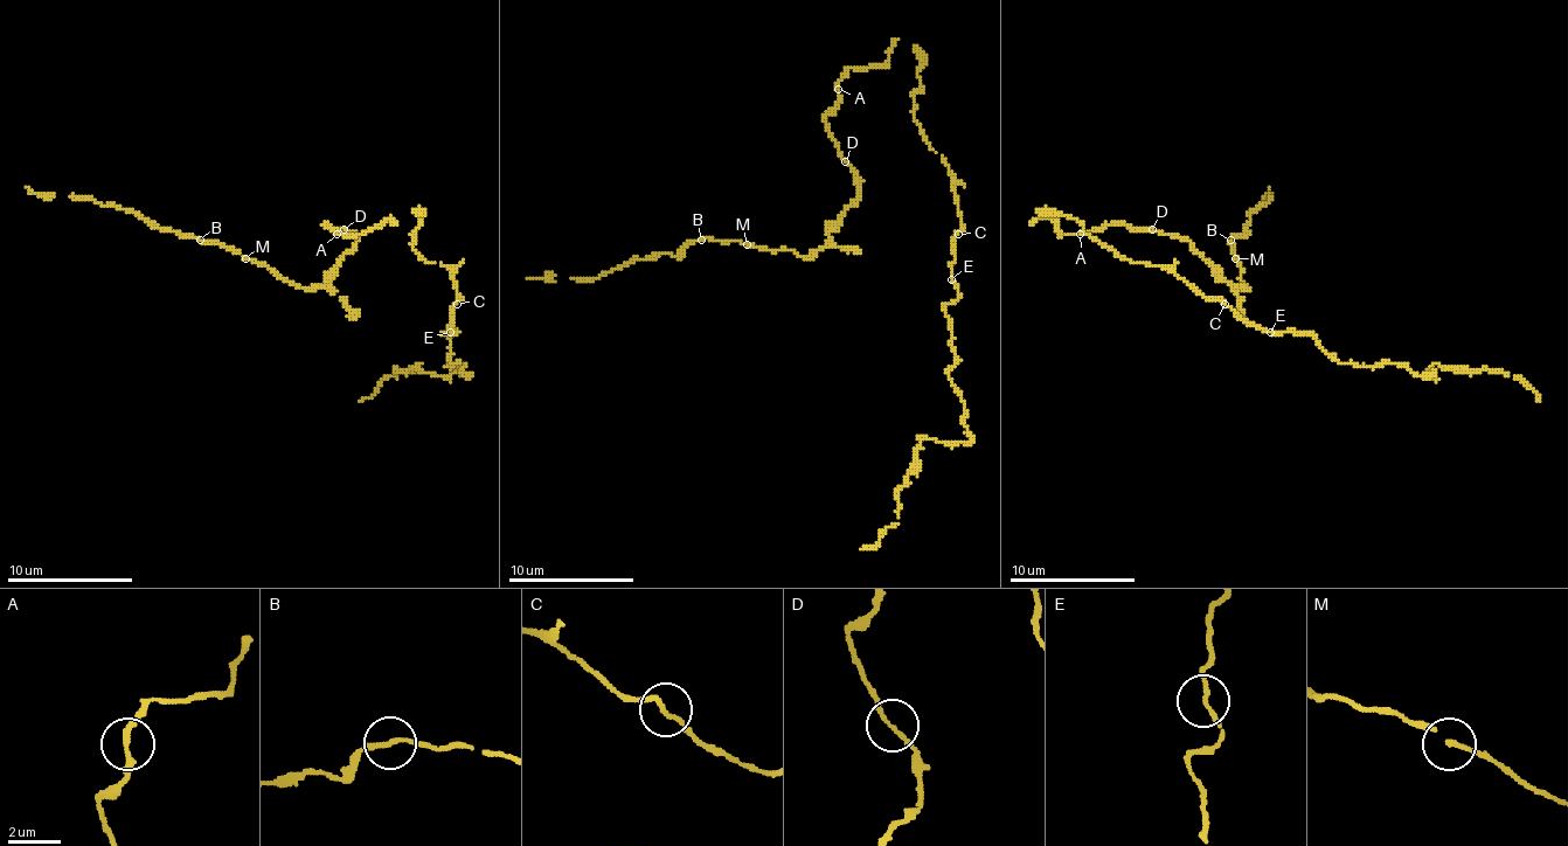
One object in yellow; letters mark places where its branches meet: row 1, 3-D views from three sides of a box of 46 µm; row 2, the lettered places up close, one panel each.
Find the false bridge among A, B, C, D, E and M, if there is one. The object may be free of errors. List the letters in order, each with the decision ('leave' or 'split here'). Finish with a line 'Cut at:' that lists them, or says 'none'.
A: leave
B: leave
C: leave
D: leave
E: leave
M: leave
Cut at: none

